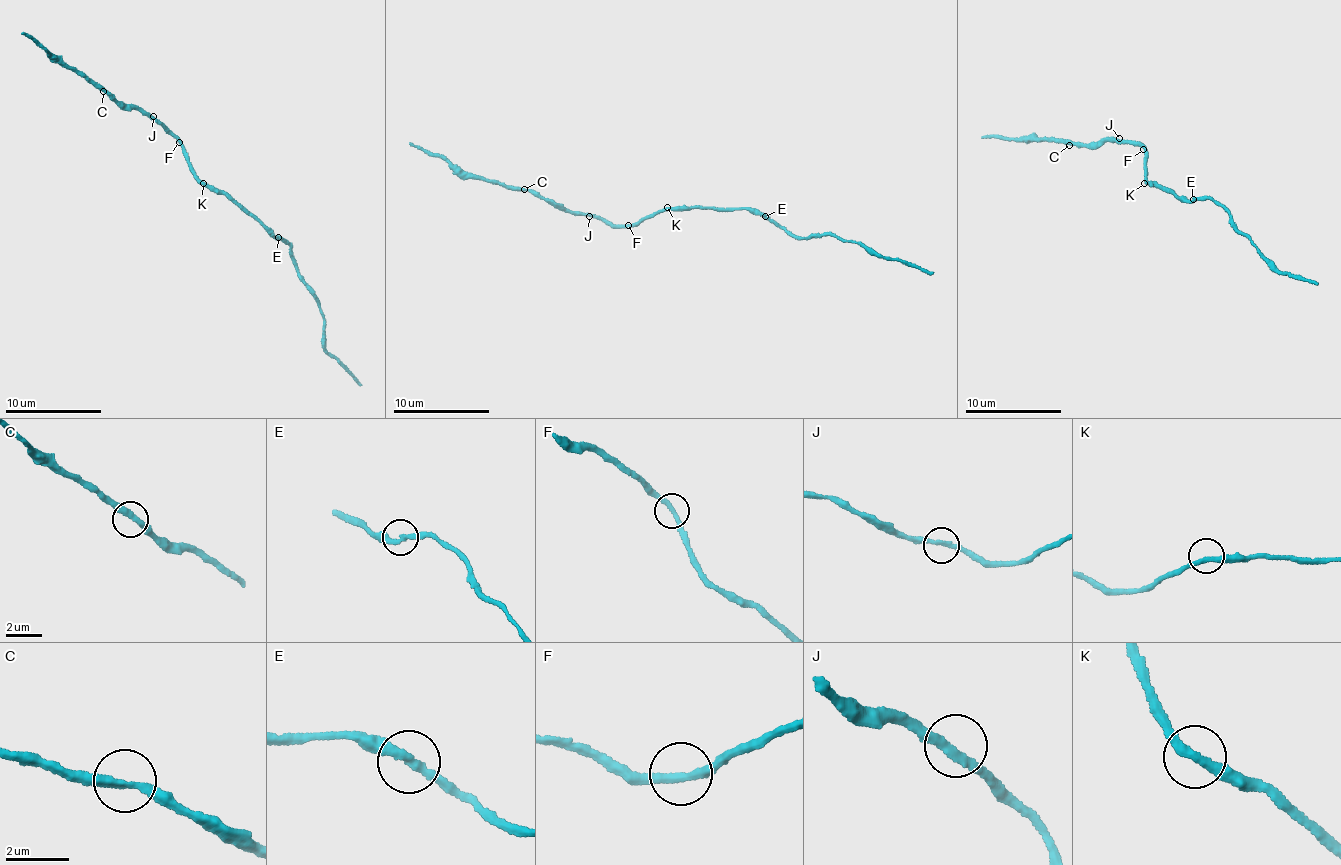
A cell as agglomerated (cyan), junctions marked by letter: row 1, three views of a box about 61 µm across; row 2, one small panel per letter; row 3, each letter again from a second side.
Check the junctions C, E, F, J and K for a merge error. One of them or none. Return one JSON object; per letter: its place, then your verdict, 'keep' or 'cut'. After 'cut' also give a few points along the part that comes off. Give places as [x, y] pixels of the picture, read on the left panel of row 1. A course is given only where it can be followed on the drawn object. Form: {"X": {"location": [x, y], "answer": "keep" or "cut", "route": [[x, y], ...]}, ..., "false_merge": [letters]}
{"C": {"location": [103, 91], "answer": "keep"}, "E": {"location": [278, 237], "answer": "keep"}, "F": {"location": [179, 142], "answer": "keep"}, "J": {"location": [153, 116], "answer": "keep"}, "K": {"location": [203, 183], "answer": "keep"}, "false_merge": []}

